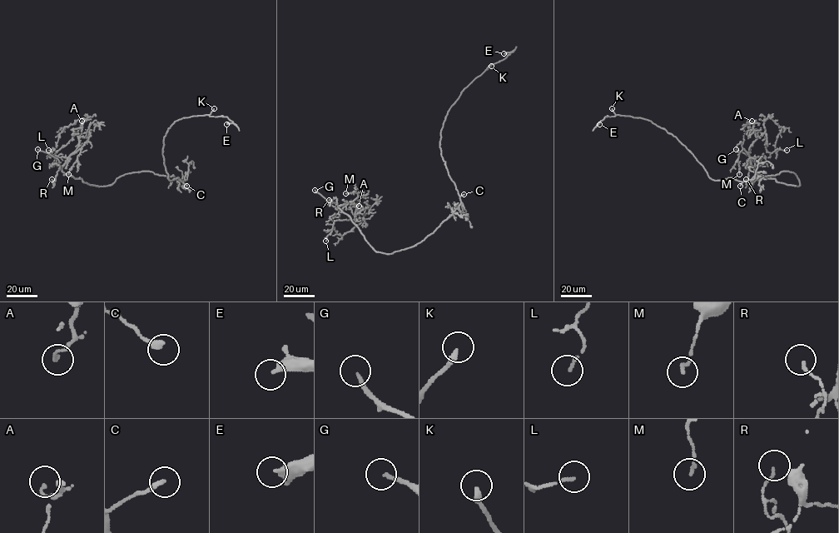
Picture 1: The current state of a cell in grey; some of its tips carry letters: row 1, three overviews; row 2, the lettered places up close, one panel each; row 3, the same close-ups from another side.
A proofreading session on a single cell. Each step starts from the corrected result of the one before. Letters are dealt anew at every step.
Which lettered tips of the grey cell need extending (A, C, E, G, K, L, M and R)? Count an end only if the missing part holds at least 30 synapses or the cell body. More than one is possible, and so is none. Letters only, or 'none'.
G, K

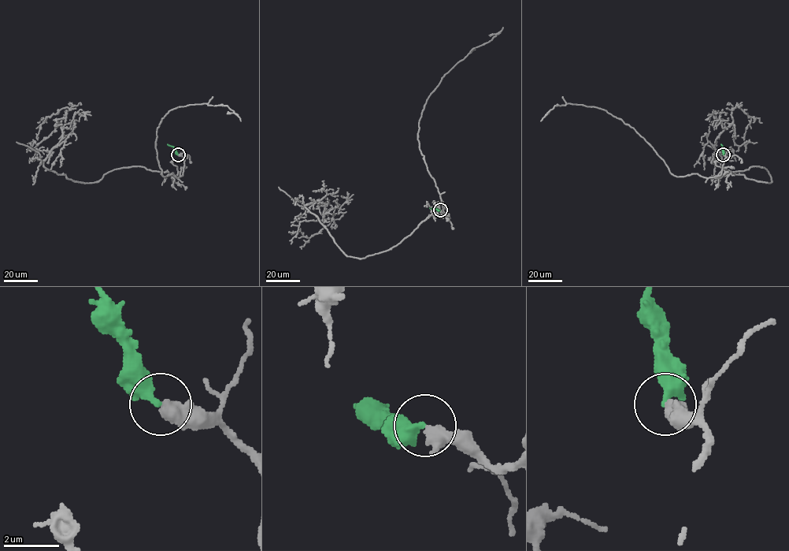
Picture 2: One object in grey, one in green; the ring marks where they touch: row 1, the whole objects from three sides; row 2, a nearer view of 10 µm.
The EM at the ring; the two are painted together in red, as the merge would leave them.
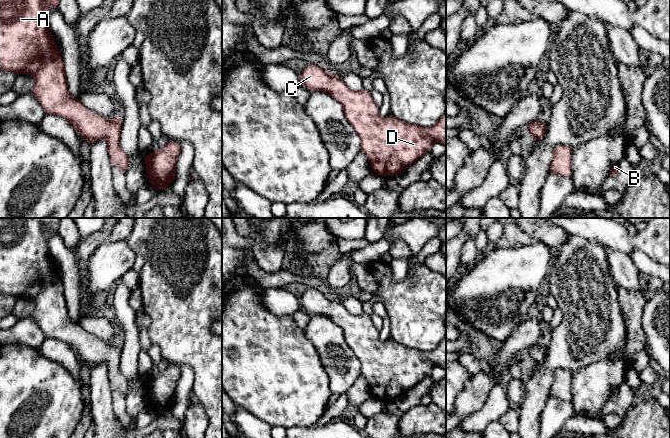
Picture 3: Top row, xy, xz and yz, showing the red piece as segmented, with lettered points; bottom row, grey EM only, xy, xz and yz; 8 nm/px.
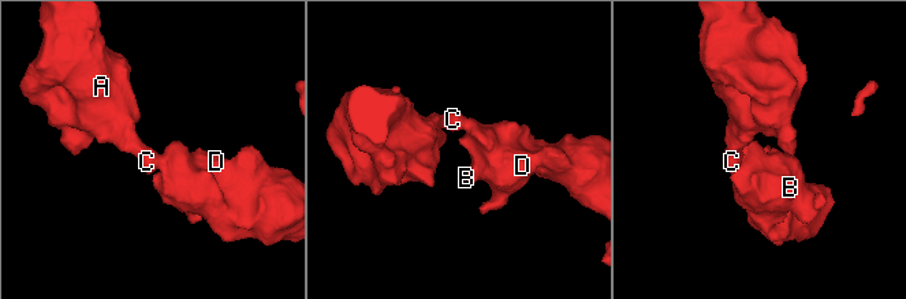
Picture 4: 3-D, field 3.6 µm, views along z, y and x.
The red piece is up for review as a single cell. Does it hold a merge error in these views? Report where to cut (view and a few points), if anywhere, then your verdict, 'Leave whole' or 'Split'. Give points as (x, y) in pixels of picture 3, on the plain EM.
No split. Leave whole

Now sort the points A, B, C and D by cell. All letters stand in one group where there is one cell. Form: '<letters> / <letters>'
A B C D

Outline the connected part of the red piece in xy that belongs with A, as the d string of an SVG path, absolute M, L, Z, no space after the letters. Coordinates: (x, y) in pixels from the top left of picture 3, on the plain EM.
M0 218L0 293L16 300L30 298L35 307L29 317L38 323L44 335L68 344L90 370L105 362L111 390L125 397L129 381L120 372L120 338L109 345L86 332L69 317L64 285L50 254L45 234L46 231L58 232L59 221L60 218Z

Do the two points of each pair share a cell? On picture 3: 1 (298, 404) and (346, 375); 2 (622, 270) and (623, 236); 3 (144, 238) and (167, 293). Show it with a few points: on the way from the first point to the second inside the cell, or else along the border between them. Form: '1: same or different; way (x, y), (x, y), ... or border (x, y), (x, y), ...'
1: different; border (322, 363), (328, 377), (328, 387), (332, 393)
2: different; border (607, 249), (618, 249), (629, 255)
3: same; way (158, 252), (167, 261), (167, 279)

